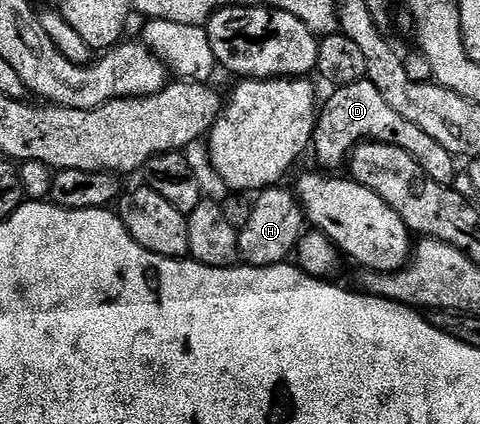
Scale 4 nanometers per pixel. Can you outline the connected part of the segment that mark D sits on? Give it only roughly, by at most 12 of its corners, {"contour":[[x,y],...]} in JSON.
{"contour":[[369,80],[319,109],[312,155],[334,172],[361,142],[403,146],[438,182],[455,155],[408,124]]}

